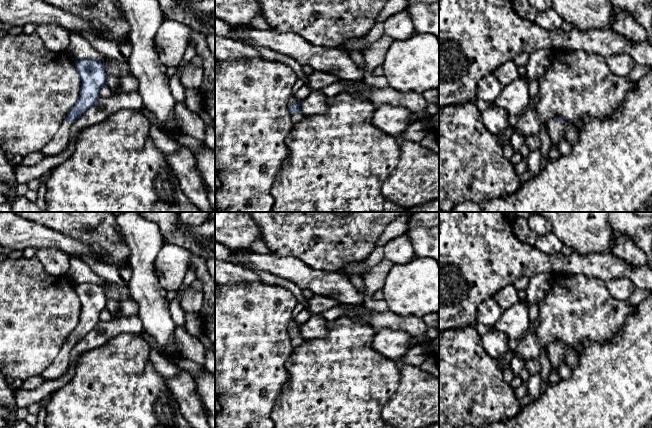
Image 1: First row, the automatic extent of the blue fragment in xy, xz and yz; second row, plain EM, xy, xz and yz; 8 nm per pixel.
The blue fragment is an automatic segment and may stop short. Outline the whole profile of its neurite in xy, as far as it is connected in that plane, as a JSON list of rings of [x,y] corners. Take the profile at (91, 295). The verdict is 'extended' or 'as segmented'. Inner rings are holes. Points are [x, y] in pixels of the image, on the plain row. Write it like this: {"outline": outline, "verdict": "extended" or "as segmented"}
{"outline": [[[80,283],[74,287],[82,306],[80,320],[62,346],[56,359],[40,374],[45,380],[56,379],[65,374],[70,365],[72,348],[97,326],[100,321],[100,314],[106,308],[107,299],[101,285]]], "verdict": "extended"}

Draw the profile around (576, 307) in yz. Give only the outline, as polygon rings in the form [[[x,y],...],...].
[[[583,274],[552,276],[550,289],[538,306],[536,331],[529,329],[520,337],[515,350],[524,362],[538,359],[547,353],[548,346],[555,341],[572,347],[577,354],[583,349],[583,341],[586,339],[605,343],[613,339],[627,318],[636,312],[636,306],[630,306],[627,301],[620,301],[611,296],[606,281]]]

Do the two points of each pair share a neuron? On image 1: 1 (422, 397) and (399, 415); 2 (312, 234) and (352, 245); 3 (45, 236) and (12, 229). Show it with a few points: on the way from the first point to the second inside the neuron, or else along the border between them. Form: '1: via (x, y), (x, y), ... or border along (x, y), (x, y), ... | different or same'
1: via (416, 403), (405, 410) | same
2: via (322, 234), (342, 235) | same
3: via (37, 236), (20, 233) | same

